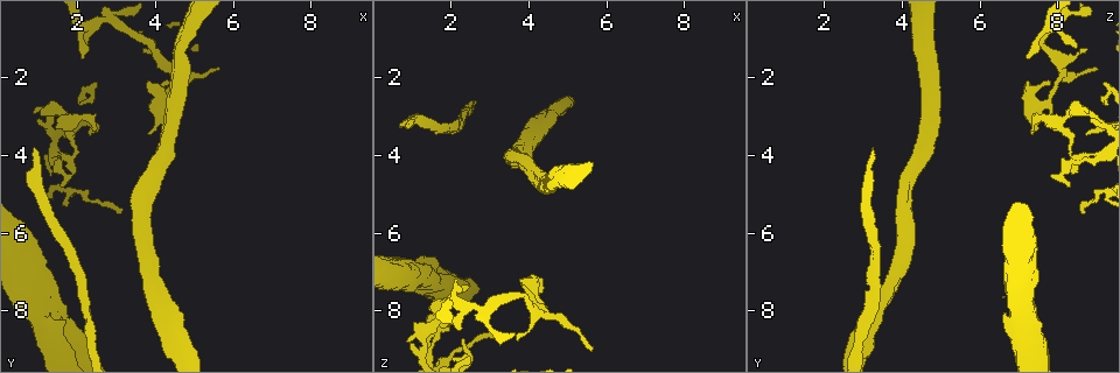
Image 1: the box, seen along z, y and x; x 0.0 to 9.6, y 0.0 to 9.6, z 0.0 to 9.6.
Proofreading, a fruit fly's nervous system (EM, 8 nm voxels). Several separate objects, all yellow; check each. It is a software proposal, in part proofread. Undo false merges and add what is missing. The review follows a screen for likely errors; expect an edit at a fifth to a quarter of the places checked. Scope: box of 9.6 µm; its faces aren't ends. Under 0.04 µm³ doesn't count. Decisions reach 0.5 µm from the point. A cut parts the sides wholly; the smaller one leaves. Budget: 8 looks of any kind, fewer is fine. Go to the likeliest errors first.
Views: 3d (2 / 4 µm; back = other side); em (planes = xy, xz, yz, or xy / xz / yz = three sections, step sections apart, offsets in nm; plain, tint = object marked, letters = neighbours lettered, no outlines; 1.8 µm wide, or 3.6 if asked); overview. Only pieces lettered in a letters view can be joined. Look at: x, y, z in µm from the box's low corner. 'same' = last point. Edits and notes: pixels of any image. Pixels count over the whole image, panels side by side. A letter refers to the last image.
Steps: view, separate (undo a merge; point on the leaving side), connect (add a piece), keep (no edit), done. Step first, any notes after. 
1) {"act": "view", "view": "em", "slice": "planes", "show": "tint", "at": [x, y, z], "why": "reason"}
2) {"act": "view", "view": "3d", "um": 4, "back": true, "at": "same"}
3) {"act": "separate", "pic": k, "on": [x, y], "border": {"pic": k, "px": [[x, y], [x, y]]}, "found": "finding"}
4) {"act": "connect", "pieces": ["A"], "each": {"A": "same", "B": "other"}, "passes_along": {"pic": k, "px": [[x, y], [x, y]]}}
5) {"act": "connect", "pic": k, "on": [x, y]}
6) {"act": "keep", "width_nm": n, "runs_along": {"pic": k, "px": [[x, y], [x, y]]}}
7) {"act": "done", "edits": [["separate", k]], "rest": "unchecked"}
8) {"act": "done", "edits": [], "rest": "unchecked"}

{"act": "view", "view": "em", "slice": "yz", "step": 8, "show": "tint", "at": [1.30, 4.15, 8.80], "why": "closes a loop"}

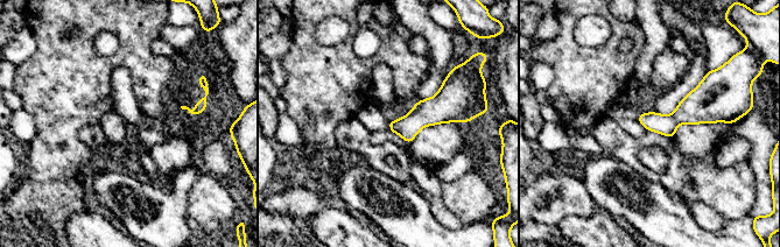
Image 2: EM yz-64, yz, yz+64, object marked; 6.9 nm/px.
{"act": "view", "view": "em", "slice": "planes", "show": "letters", "at": "same", "why": "another direction"}

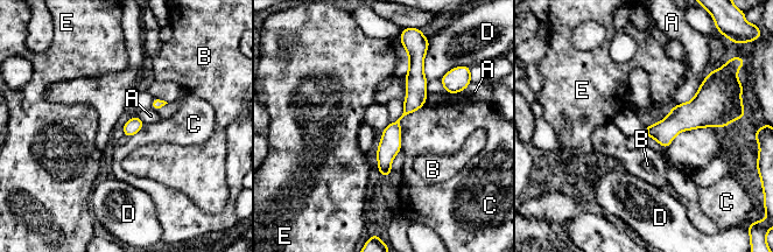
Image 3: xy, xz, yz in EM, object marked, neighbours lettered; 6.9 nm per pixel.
{"act": "keep", "longest_contact_nm": ["C", 340], "each": {"A": "other", "B": "other", "C": "other", "D": "other", "E": "other"}, "found": "continuous, no second neuron"}

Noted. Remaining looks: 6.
{"act": "view", "view": "3d", "um": 2, "at": [0.90, 3.85, 3.25], "why": "tapers out"}

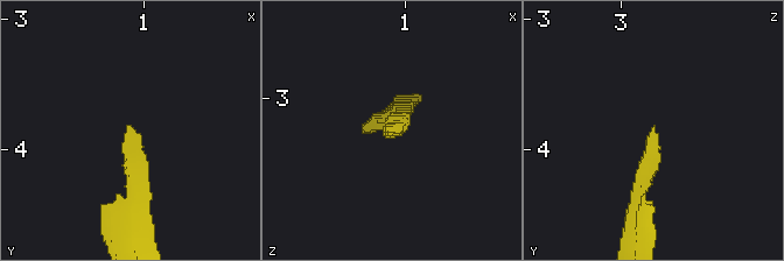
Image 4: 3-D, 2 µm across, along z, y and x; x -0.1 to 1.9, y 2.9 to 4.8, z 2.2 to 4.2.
{"act": "view", "view": "em", "slice": "planes", "show": "plain", "at": [0.90, 3.88, 3.30]}

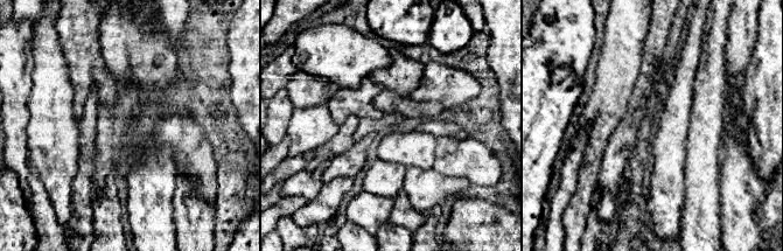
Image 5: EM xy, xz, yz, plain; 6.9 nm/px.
{"act": "view", "view": "em", "slice": "planes", "show": "letters", "at": "same", "why": "see the neighbours"}

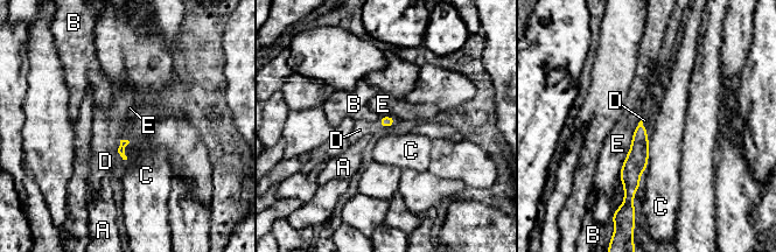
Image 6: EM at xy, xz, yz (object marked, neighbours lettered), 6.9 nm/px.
{"act": "connect", "pieces": ["D"], "longest_contact_nm": ["E", 460], "each": {"A": "other", "B": "other", "C": "other", "D": "same", "E": "other"}, "found": "the neuron continues"}

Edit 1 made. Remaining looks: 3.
{"act": "view", "view": "em", "slice": "yz", "step": 4, "show": "letters", "at": [2.05, 1.40, 7.20], "why": "free end"}

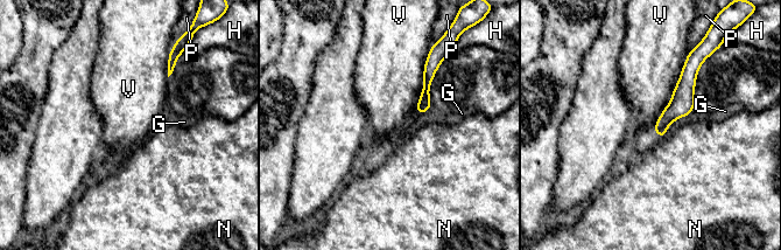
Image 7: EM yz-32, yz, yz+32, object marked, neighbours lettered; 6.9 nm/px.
{"act": "keep", "each": {"G": "other", "H": "other", "N": "other", "P": "other", "V": "other"}, "found": "none of them fits"}

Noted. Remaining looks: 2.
{"act": "done", "edits": [["connect", 6]], "rest": "unchecked"}

